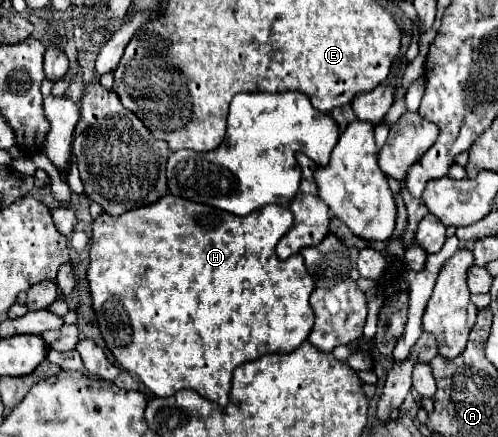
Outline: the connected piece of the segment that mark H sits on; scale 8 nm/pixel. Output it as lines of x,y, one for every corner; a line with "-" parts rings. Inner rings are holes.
164,195
156,203
126,211
118,217
108,213
100,213
92,223
92,245
90,245
90,265
88,265
88,285
92,295
92,307
96,311
100,333
106,341
106,347
114,355
116,363
122,365
128,373
134,373
156,397
170,397
182,389
192,389
200,393
204,399
226,405
230,395
230,379
232,371
248,361
256,361
266,353
292,353
298,349
312,331
314,313
308,303
308,297
314,289
314,281
304,267
304,259
300,255
290,257
288,261
280,261
276,257
276,243
288,233
292,227
292,213
280,205
266,205
262,211
250,213
248,217
236,217
232,213
224,213
222,209
212,209
210,205
194,203
176,195

